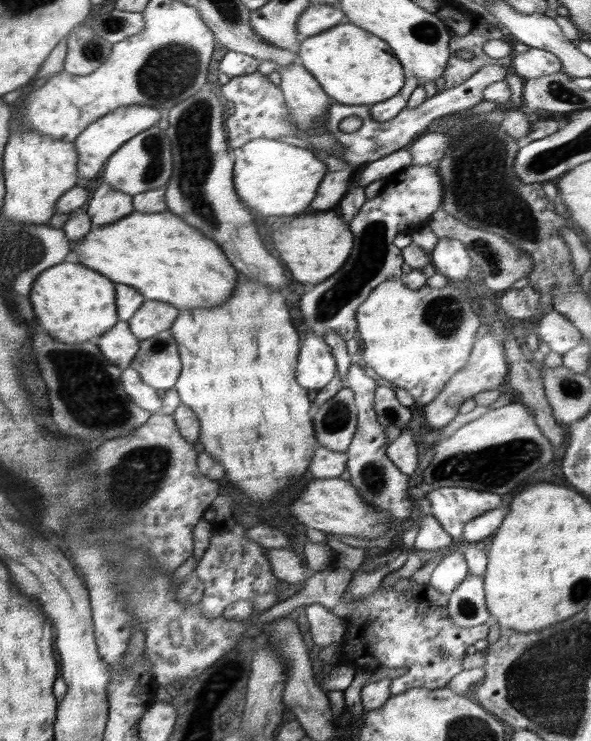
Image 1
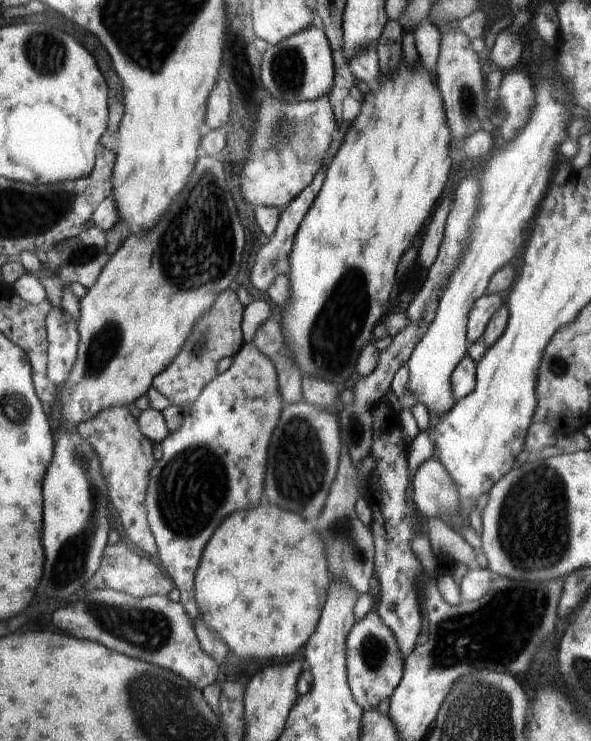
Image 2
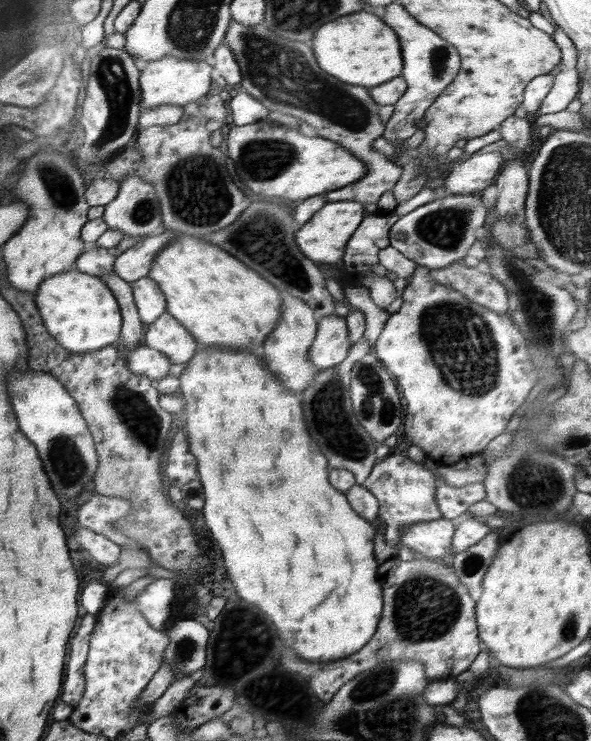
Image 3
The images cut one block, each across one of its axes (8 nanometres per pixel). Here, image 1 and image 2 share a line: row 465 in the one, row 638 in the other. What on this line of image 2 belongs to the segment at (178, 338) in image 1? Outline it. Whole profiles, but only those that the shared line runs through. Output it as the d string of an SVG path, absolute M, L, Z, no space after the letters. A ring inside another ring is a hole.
M266 504L254 510L234 512L210 538L194 577L195 600L206 624L222 636L236 656L286 662L292 660L316 630L327 600L330 578L324 546L316 536L314 526L316 520L304 522L292 512Z

